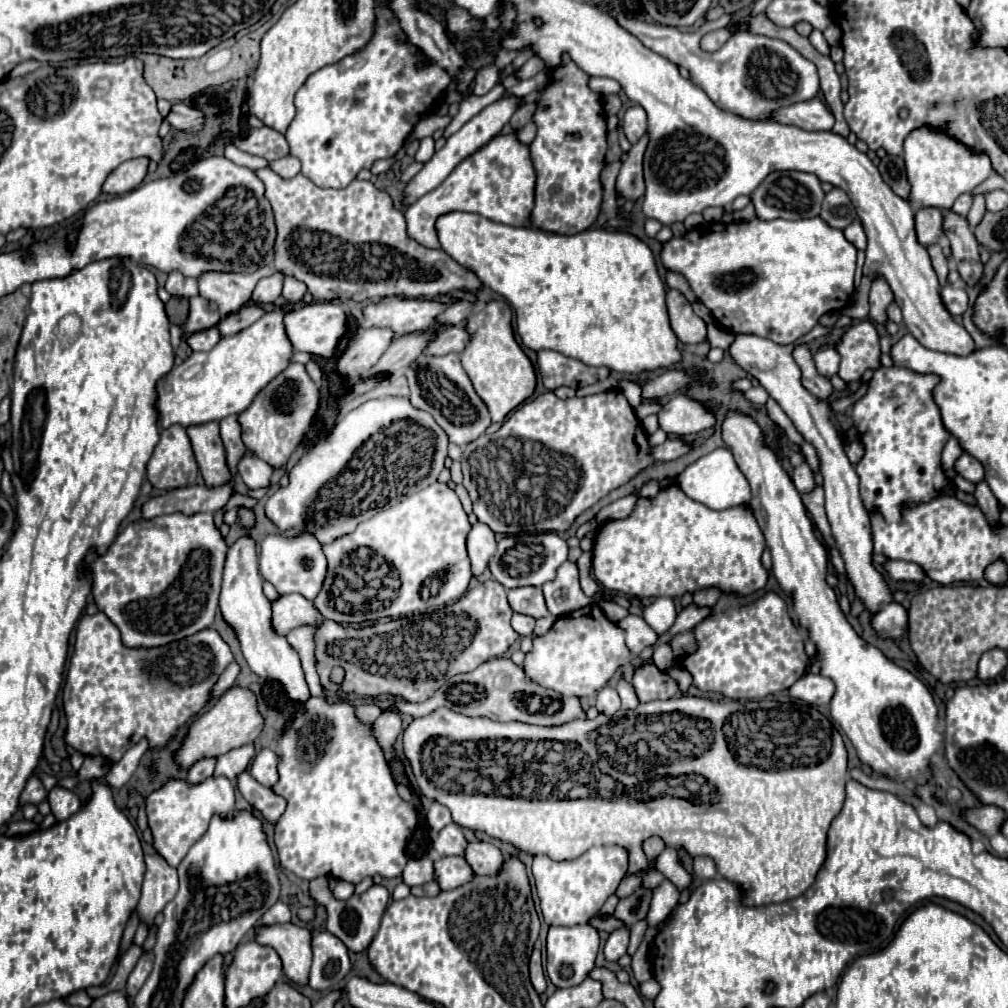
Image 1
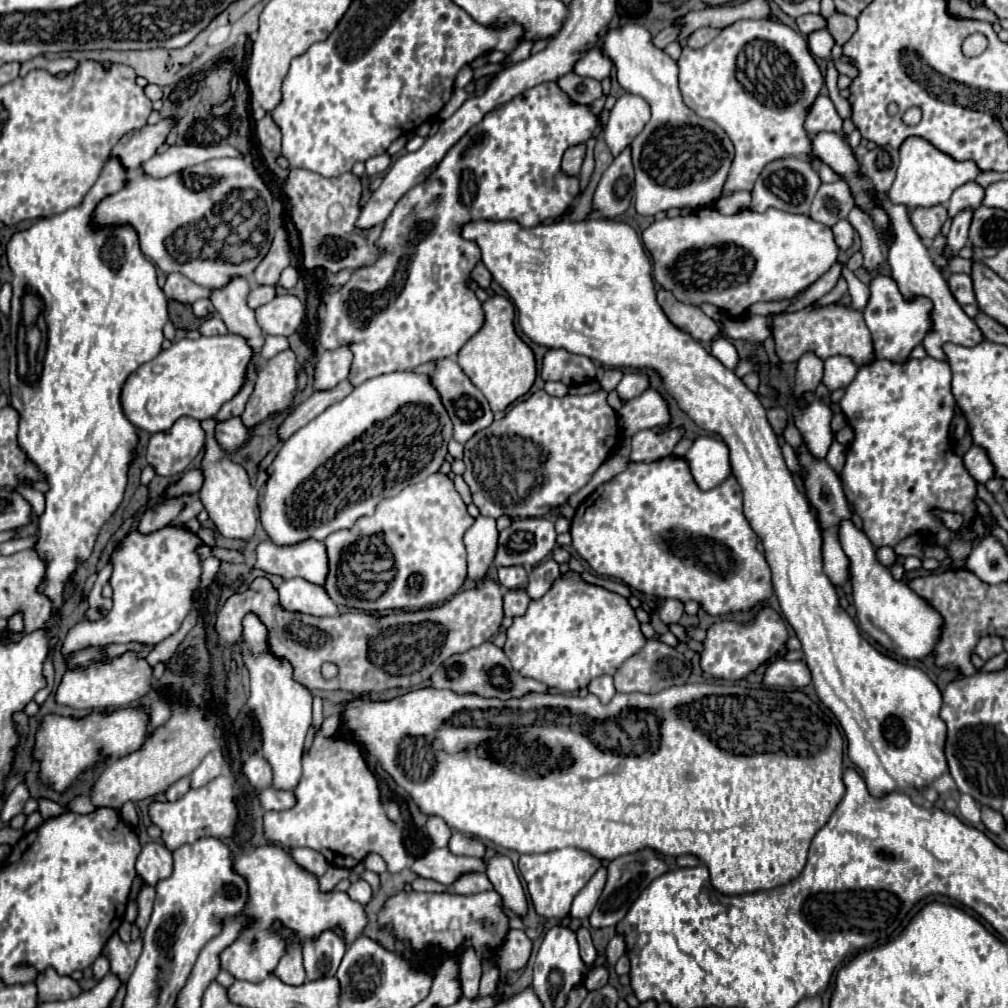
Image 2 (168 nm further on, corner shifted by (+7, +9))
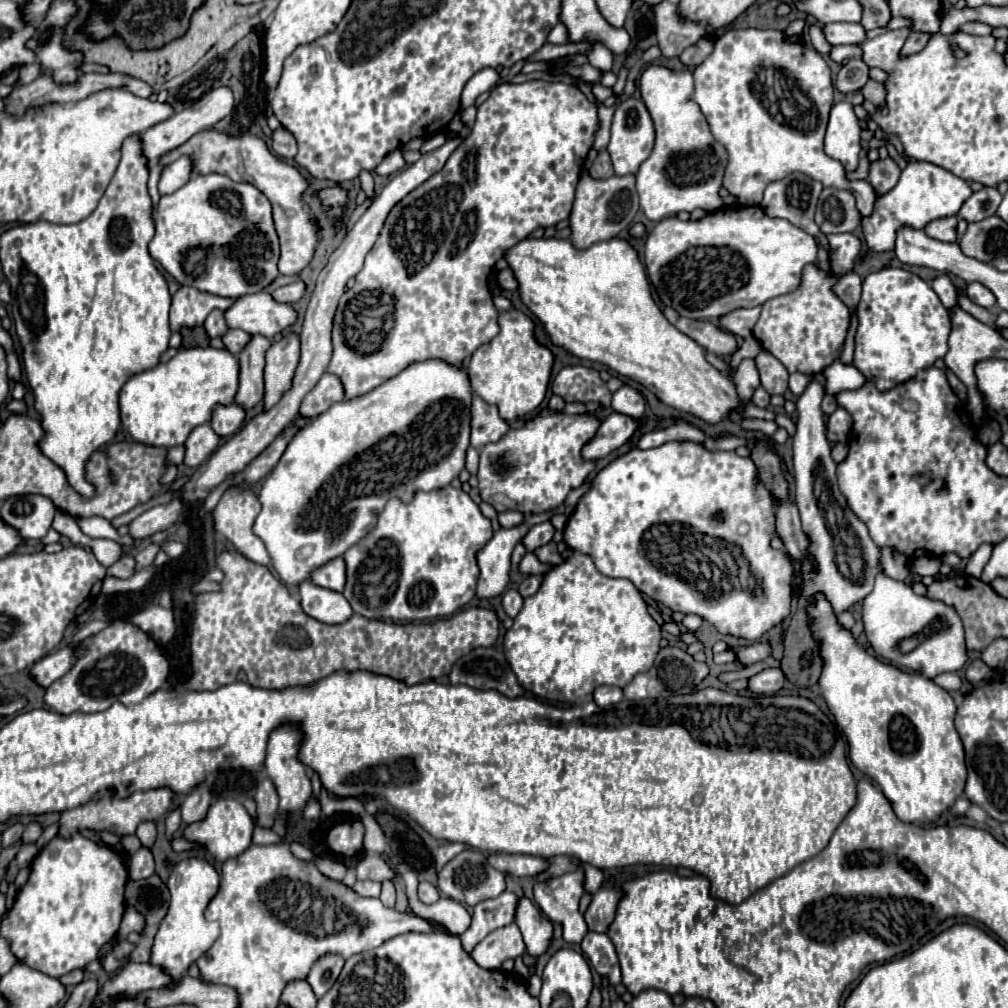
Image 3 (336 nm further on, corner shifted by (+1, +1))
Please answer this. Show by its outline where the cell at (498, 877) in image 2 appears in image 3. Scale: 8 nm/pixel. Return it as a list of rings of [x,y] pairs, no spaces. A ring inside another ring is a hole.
[[[524,896],[518,902],[516,924],[524,936],[526,952],[530,956],[540,956],[550,948],[552,938],[554,938],[554,926],[540,910],[536,910],[532,900]]]

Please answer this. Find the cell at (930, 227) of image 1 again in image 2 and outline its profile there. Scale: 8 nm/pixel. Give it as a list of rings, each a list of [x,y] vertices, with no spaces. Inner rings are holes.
[[[938,204],[938,206],[930,206],[930,208],[914,208],[910,212],[910,218],[912,218],[912,224],[914,224],[918,236],[926,244],[930,244],[932,238],[936,238],[940,234],[940,228],[948,220],[948,214],[946,214],[946,208]]]

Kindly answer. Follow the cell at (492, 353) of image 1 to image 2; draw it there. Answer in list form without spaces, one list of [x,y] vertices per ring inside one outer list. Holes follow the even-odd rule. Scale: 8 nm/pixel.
[[[506,296],[488,298],[482,304],[482,310],[484,310],[484,326],[462,346],[456,360],[458,360],[460,368],[464,370],[464,374],[472,380],[472,384],[482,390],[482,394],[490,402],[492,412],[498,412],[498,410],[506,410],[516,398],[524,396],[530,390],[530,386],[534,384],[534,378],[536,378],[536,362],[534,362],[532,350],[514,332],[514,306]]]

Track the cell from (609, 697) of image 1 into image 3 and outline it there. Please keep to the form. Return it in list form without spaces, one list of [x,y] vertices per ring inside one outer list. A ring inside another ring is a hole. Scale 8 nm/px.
[[[598,686],[594,690],[594,702],[598,706],[610,706],[616,704],[618,700],[622,700],[622,690],[616,686]]]

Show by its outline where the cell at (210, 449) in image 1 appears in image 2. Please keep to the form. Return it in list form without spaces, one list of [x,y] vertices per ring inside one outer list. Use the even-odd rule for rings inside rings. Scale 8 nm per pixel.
[[[212,418],[202,420],[200,426],[204,428],[204,434],[206,434],[206,444],[204,444],[206,452],[204,452],[204,458],[200,462],[204,484],[198,492],[198,496],[204,504],[204,508],[210,512],[210,518],[214,520],[214,524],[222,536],[248,540],[248,538],[252,538],[256,524],[258,524],[258,518],[256,518],[258,492],[250,486],[246,470],[240,464],[232,462],[230,456],[226,456],[226,452],[220,448],[220,444],[216,444],[216,436],[214,436],[216,420],[212,420]]]

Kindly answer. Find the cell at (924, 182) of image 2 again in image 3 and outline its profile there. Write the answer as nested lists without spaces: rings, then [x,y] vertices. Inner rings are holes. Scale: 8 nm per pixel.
[[[910,162],[898,180],[898,184],[886,192],[880,194],[874,202],[874,212],[872,216],[862,218],[862,234],[868,242],[870,250],[892,250],[894,248],[894,234],[902,226],[910,228],[924,228],[932,220],[946,218],[946,216],[956,216],[962,208],[962,204],[970,198],[972,190],[966,180],[954,176],[952,172],[930,164],[930,162]]]

